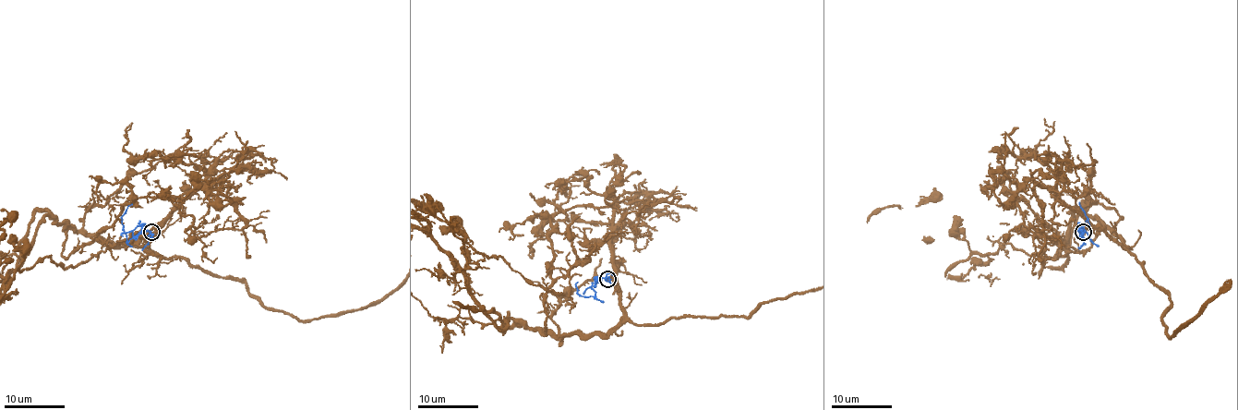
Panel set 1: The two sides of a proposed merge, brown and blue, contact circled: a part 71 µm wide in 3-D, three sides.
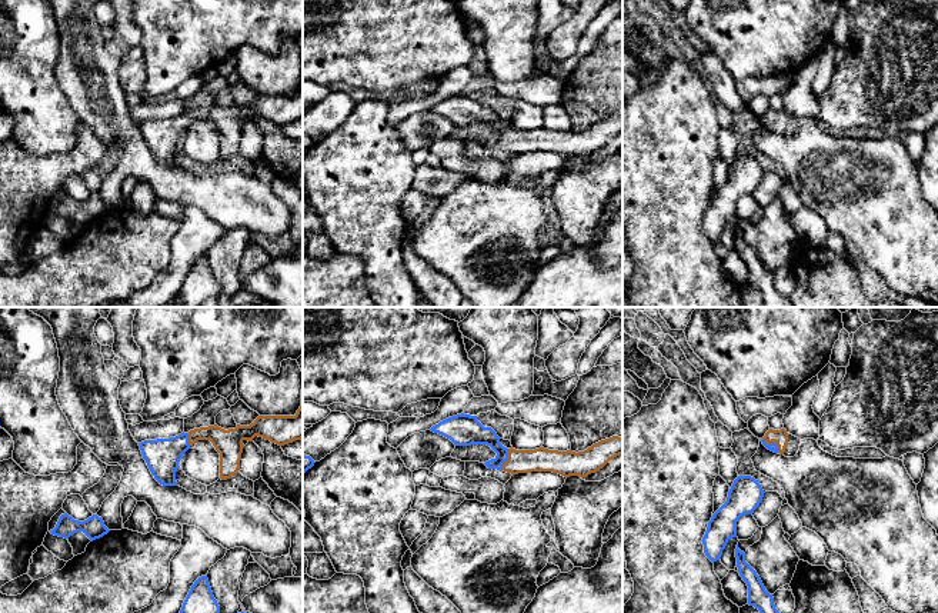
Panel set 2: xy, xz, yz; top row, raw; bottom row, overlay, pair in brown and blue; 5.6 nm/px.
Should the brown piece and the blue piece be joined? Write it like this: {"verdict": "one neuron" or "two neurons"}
{"verdict": "one neuron"}

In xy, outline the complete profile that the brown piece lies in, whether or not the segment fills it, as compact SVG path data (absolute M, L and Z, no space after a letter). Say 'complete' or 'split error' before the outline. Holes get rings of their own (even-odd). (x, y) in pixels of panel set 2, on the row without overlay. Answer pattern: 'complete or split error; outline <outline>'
split error; outline M301 69L301 86L294 96L258 96L250 106L237 104L236 109L224 110L217 104L208 107L200 107L190 110L188 113L181 113L170 119L144 120L138 123L143 139L146 140L154 159L163 166L177 166L176 151L180 147L178 141L183 134L197 121L210 120L216 130L220 133L220 159L227 160L240 149L240 140L243 133L243 121L258 116L278 126L293 123L303 119L303 69Z

